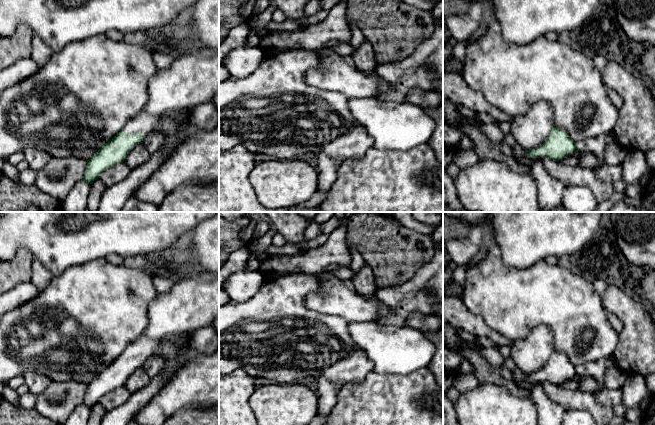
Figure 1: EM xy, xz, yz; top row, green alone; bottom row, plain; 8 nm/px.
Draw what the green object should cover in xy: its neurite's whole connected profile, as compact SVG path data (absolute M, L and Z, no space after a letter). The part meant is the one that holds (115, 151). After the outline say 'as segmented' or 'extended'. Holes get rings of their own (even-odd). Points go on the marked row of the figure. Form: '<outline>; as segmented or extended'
M173 110L159 116L150 115L148 113L140 113L134 118L128 120L123 129L116 136L114 136L87 160L87 166L82 180L92 184L95 180L98 180L103 171L118 163L124 162L130 151L137 144L142 143L143 139L150 132L160 132L163 135L163 143L161 146L167 148L167 156L163 162L164 164L184 142L181 140L181 134L189 125L191 117L191 110Z; extended

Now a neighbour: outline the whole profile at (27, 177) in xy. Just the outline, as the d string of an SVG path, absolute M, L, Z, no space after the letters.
M28 168L18 172L20 182L25 185L33 185L35 183L36 171Z

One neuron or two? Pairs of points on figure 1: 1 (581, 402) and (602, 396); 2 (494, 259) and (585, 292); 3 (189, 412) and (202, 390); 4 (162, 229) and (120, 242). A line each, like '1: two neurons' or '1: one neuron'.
1: two neurons
2: one neuron
3: two neurons
4: one neuron

